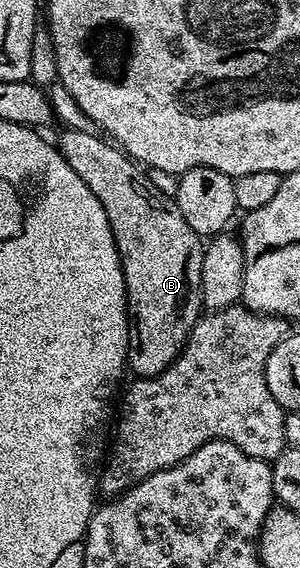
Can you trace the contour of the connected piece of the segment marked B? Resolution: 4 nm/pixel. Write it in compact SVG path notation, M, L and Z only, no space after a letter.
M71 129L61 132L58 146L62 157L66 157L66 165L70 165L70 169L82 177L90 193L94 193L102 209L106 209L106 221L110 221L116 252L120 254L130 320L127 370L136 377L161 375L176 360L184 342L188 340L188 334L202 314L200 282L205 244L201 236L196 235L190 225L186 225L186 217L182 217L175 198L157 189L150 181L147 170L135 159L125 155L115 143L99 134L91 135Z

